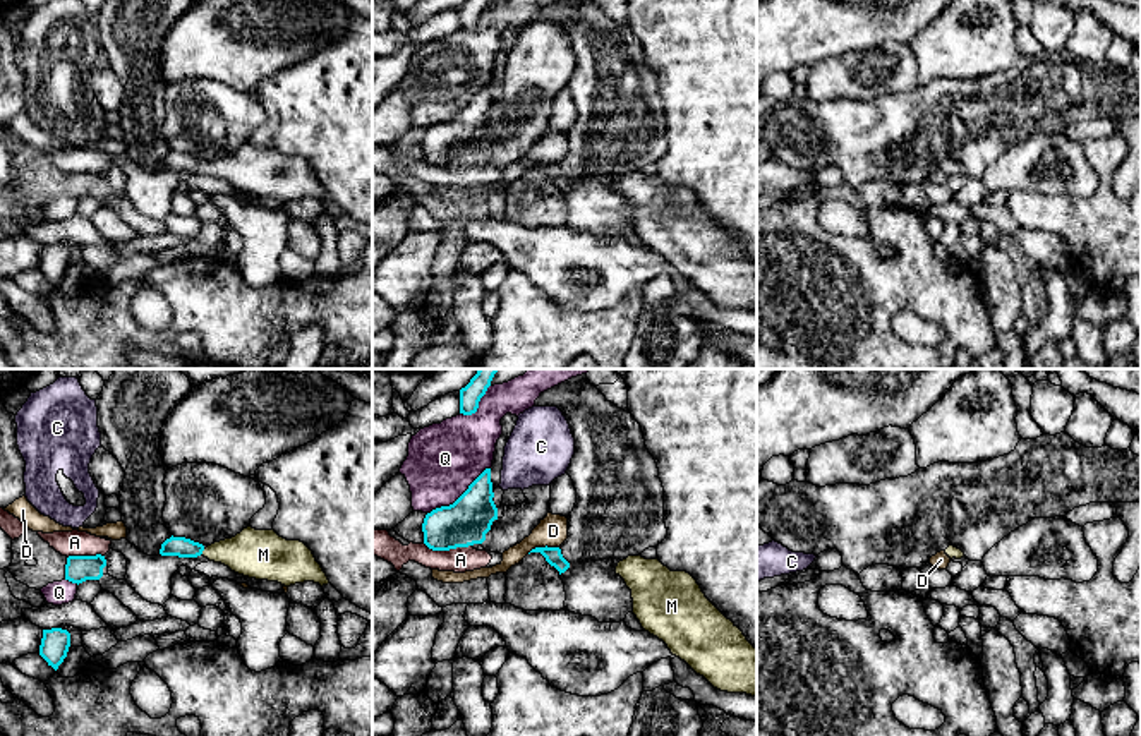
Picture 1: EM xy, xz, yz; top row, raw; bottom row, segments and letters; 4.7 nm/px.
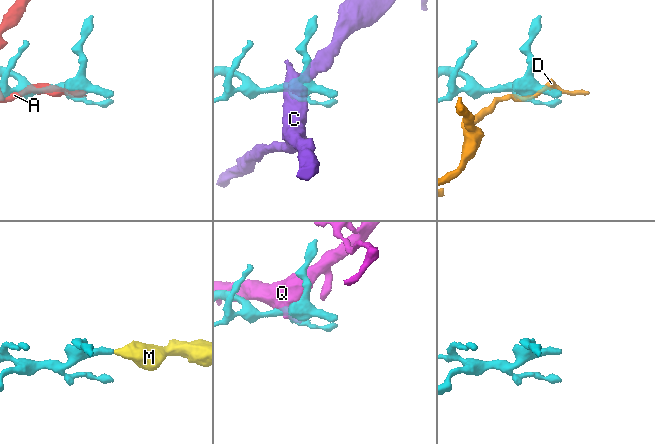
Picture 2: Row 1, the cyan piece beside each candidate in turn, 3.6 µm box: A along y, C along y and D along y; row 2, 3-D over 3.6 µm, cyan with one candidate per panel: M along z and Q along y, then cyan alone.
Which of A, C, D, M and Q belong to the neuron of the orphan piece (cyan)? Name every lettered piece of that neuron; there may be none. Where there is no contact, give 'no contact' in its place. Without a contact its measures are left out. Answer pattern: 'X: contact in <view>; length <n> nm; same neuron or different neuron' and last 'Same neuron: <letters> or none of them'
A: contact in xz; length 220 nm; different neuron
C: contact in xz; length 30 nm; different neuron
D: contact in xz; length 160 nm; different neuron
M: contact in xy; length 30 nm; same neuron
Q: contact in xz; length 360 nm; different neuron
Same neuron: M

